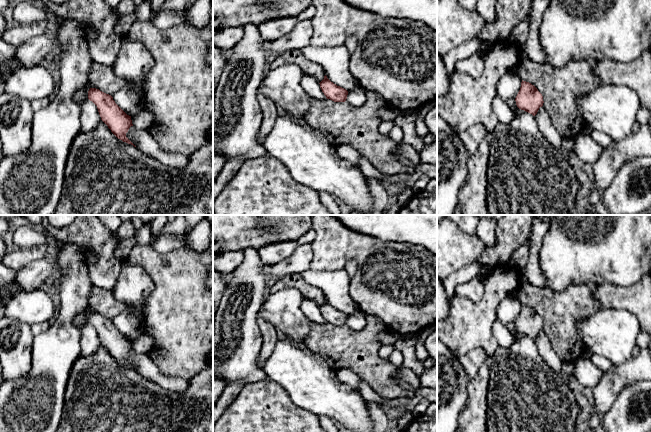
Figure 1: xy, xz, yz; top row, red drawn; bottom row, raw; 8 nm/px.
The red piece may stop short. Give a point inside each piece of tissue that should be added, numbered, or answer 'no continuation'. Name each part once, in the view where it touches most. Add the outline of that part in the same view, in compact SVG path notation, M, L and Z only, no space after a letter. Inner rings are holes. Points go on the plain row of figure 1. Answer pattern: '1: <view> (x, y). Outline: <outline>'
no continuation

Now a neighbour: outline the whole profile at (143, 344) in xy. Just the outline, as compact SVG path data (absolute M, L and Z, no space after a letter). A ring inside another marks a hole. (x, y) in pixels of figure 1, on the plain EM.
M143 333L138 338L131 340L133 350L141 354L147 354L151 350L153 343L153 338L146 333Z

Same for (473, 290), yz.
M476 276L468 282L459 284L455 289L455 294L472 302L480 301L484 295L484 279Z

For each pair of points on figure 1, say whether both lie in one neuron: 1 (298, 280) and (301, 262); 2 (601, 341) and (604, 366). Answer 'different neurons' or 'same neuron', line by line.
1: different neurons
2: different neurons

